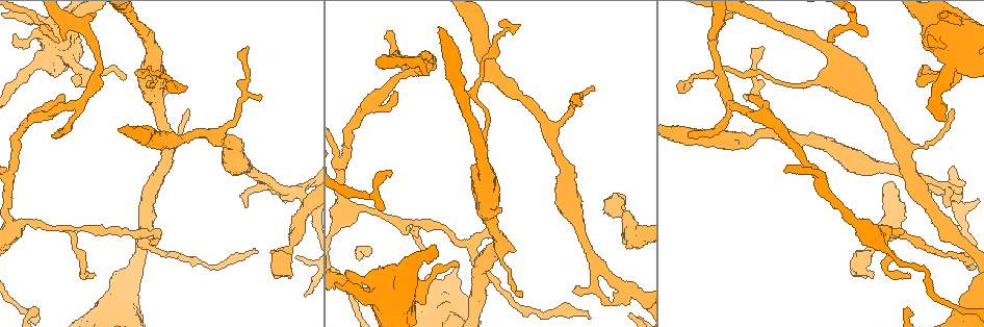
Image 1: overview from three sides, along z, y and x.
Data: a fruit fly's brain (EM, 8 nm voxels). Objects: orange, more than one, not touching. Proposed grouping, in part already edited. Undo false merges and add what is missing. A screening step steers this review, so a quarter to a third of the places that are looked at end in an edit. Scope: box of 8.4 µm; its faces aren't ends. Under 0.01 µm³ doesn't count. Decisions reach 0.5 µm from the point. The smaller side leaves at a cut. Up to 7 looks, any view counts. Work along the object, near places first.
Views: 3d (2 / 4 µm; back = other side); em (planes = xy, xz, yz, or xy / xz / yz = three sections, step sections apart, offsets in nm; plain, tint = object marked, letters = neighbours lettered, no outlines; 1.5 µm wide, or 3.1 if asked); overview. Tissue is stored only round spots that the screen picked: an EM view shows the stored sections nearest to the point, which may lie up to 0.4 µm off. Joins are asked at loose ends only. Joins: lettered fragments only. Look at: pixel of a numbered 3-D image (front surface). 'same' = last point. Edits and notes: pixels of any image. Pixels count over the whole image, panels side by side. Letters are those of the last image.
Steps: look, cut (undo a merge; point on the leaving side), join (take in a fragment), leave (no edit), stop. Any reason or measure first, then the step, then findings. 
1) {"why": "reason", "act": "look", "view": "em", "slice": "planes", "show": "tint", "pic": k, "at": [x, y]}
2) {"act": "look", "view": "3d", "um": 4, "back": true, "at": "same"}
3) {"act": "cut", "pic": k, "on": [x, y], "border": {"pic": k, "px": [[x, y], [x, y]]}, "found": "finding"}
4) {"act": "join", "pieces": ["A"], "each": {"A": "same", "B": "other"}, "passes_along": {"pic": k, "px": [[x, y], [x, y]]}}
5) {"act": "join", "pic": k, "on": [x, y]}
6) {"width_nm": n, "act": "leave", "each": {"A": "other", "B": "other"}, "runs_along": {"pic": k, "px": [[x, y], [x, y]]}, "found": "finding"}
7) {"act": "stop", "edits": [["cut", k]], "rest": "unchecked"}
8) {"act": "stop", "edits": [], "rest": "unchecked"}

{"why": "an open end", "act": "look", "view": "em", "slice": "planes", "show": "letters", "pic": 1, "at": [397, 54]}

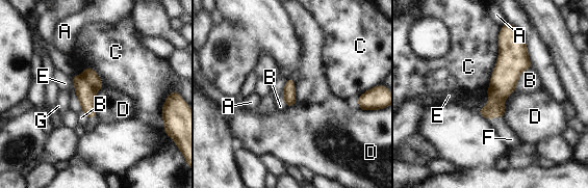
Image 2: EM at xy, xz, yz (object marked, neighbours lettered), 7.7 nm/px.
{"act": "join", "pic": 2, "on": [511, 139], "each": {"A": "other", "B": "other", "C": "other", "D": "other", "E": "other", "F": "same", "G": "other"}, "passes_along": {"pic": 2, "px": [[503, 84], [495, 115], [511, 139]]}, "found": "the neuron continues"}

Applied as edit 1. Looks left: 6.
{"why": "branch stops here", "act": "look", "view": "3d", "um": 4, "pic": 1, "at": [151, 244]}

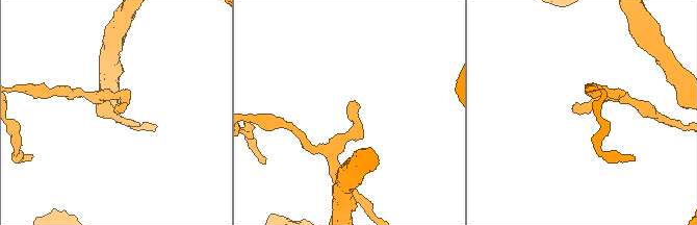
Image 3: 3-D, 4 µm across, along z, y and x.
{"why": "now the EM", "act": "look", "view": "em", "slice": "planes", "show": "plain", "pic": 3, "at": [350, 102]}

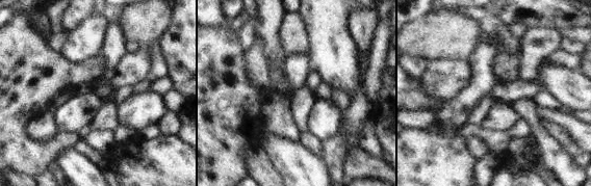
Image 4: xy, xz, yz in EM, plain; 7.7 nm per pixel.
{"why": "see the neighbours", "act": "look", "view": "em", "slice": "planes", "show": "letters", "at": "same"}

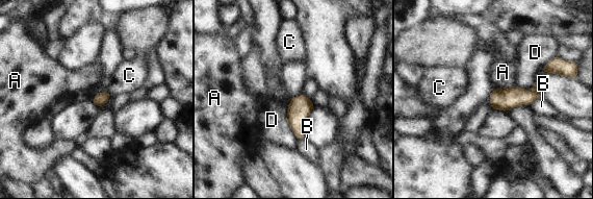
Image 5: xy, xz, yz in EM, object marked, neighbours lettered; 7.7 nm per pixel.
{"act": "leave", "each": {"A": "other", "B": "other", "C": "other", "D": "other"}, "border": {"pic": 5, "px": [[514, 85], [508, 89], [495, 89]]}, "found": "none of them fits"}

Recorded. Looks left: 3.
{"act": "look", "view": "em", "slice": "xy", "step": 8, "show": "tint", "pic": 1, "at": [409, 70]}

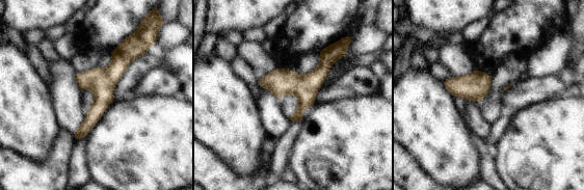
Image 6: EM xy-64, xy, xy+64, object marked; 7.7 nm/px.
{"act": "look", "view": "em", "slice": "planes", "show": "letters", "at": "same"}

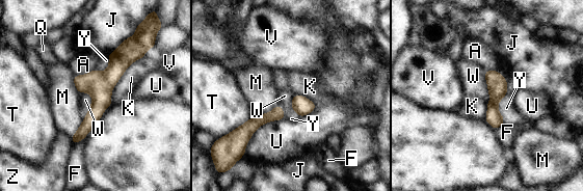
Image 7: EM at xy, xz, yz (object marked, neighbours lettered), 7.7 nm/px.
{"width_nm": 140, "act": "leave", "each": {"A": "other", "F": "other", "J": "other", "K": "other", "M": "other", "Q": "other", "T": "other", "U": "other", "V": "other", "W": "other", "Y": "other", "Z": "other"}, "border": {"pic": 7, "px": [[484, 72], [489, 97], [487, 103]]}, "found": "all the same neuron"}

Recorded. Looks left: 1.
{"act": "stop", "edits": [["join", 2]], "rest": "unchecked"}

